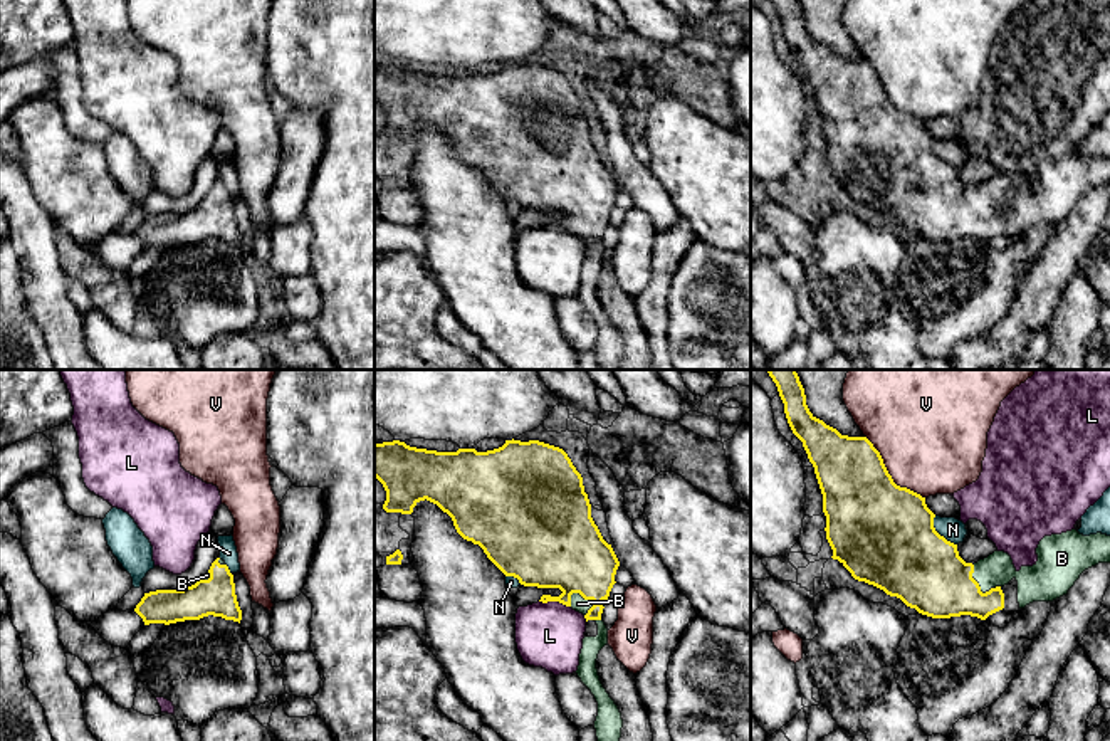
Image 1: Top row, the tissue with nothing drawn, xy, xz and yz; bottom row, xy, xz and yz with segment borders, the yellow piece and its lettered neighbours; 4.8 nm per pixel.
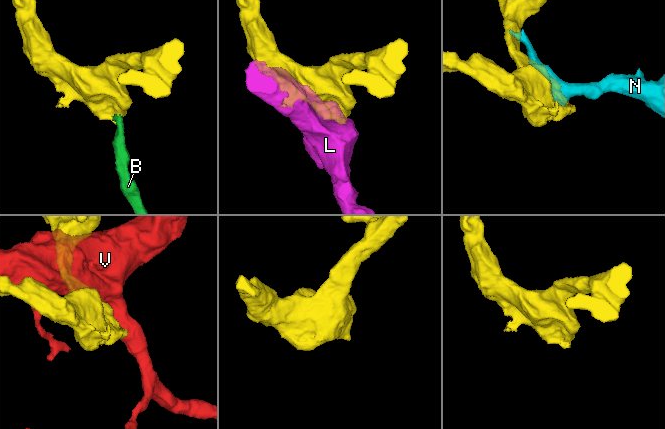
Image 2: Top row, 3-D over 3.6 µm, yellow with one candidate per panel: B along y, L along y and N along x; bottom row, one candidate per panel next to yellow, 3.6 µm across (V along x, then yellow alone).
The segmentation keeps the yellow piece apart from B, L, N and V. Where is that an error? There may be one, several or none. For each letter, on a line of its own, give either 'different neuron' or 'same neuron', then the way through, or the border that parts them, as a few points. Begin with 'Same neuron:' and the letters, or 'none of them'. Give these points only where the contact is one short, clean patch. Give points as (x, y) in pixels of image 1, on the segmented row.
Same neuron: B
B: same neuron; way xz (568, 551), (583, 567), (590, 599), (578, 604)
L: different neuron
N: different neuron
V: different neuron

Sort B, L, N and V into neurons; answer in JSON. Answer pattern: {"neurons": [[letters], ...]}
{"neurons": [["B"], ["L"], ["N"], ["V"]]}

